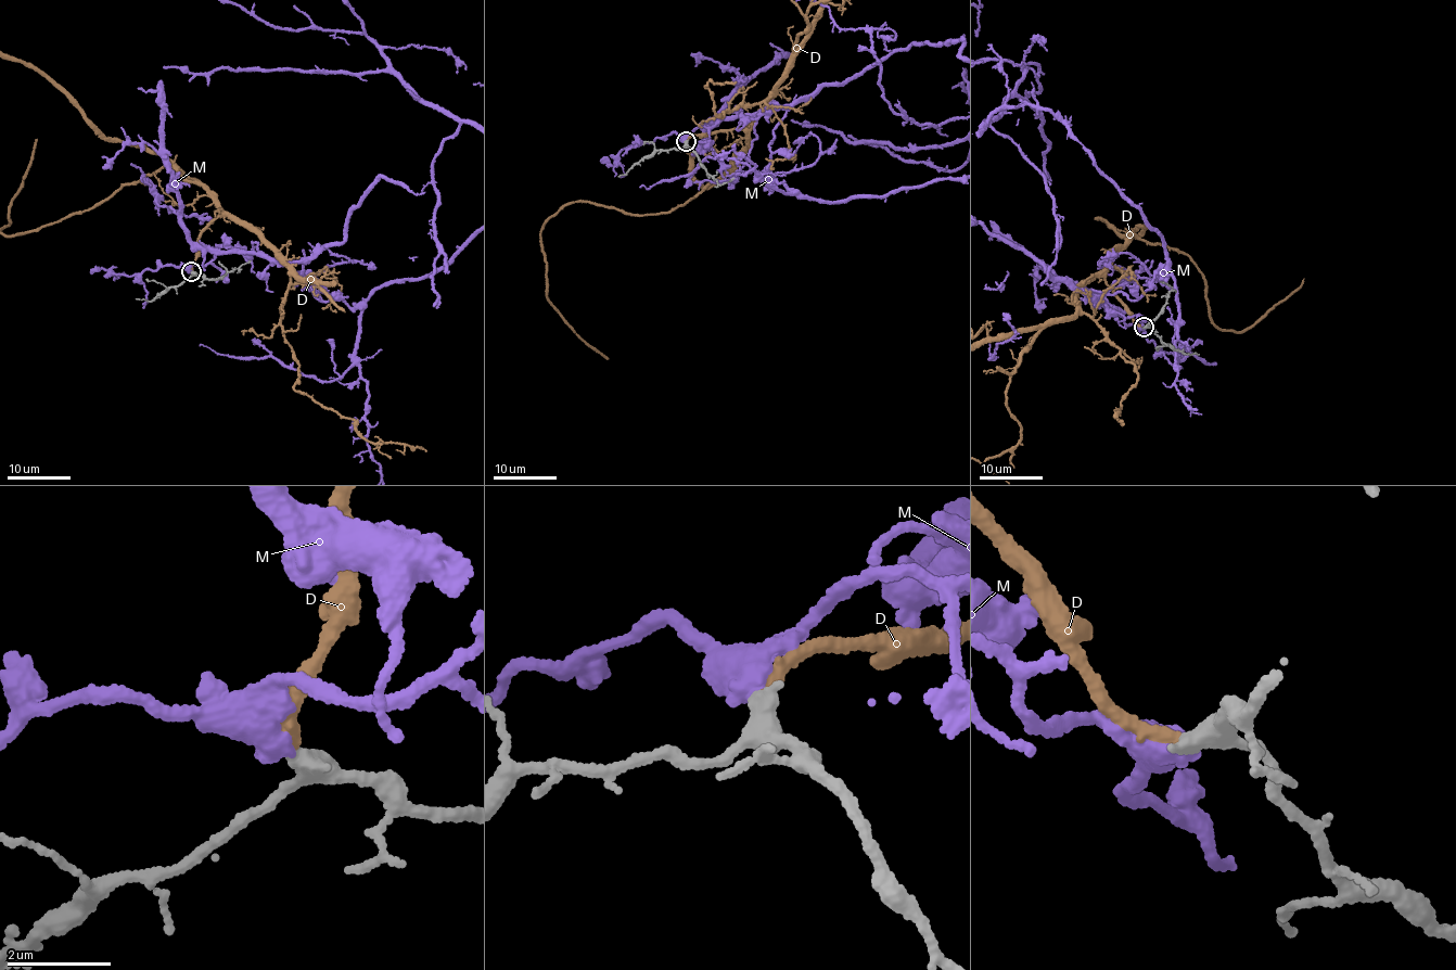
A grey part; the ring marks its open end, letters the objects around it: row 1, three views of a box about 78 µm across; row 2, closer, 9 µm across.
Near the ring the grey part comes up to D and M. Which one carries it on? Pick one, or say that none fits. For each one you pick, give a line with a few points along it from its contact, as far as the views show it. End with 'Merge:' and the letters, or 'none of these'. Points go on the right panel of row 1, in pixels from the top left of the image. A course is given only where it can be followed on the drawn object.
Merge: D

